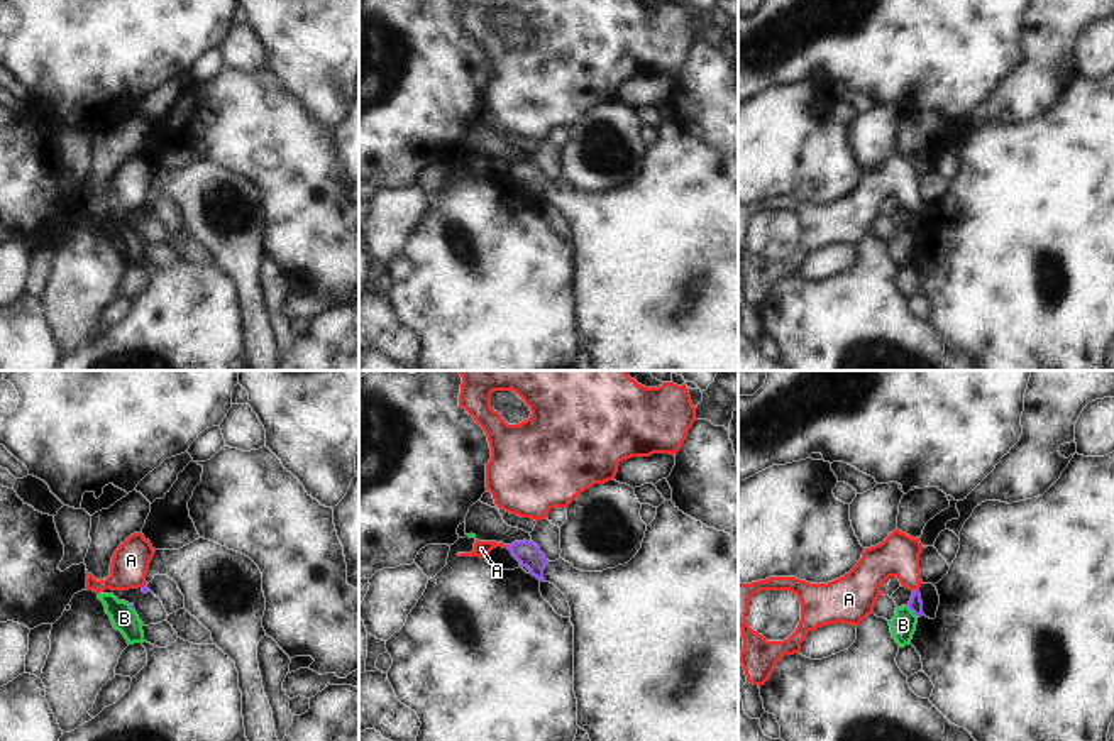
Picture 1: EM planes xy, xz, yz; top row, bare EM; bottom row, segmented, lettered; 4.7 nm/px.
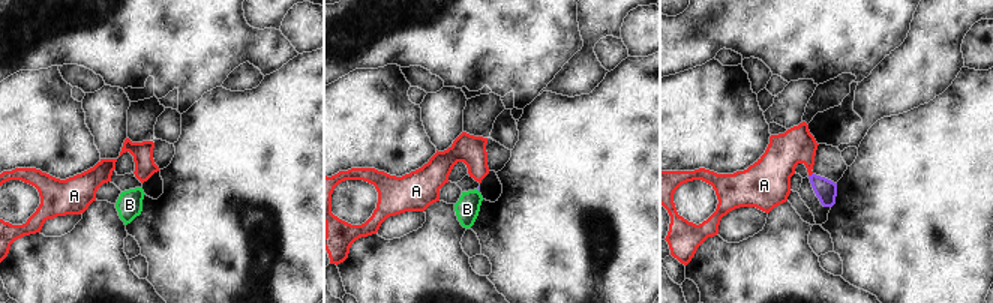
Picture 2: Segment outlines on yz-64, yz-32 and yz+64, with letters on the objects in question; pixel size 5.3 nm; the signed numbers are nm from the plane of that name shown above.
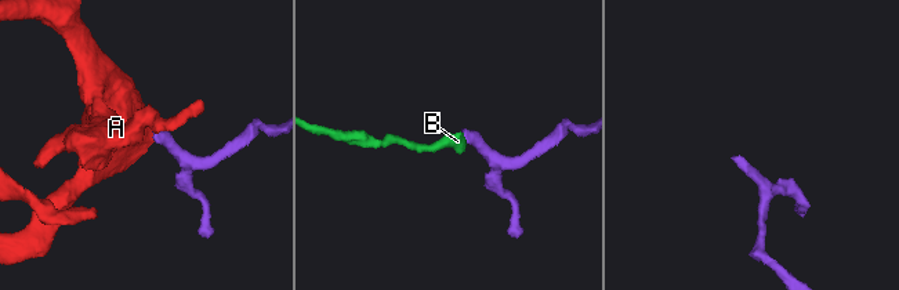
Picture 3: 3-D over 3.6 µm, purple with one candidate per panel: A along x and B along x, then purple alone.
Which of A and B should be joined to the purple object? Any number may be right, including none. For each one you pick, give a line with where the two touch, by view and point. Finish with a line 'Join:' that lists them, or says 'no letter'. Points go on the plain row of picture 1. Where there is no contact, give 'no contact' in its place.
Join: no letter

